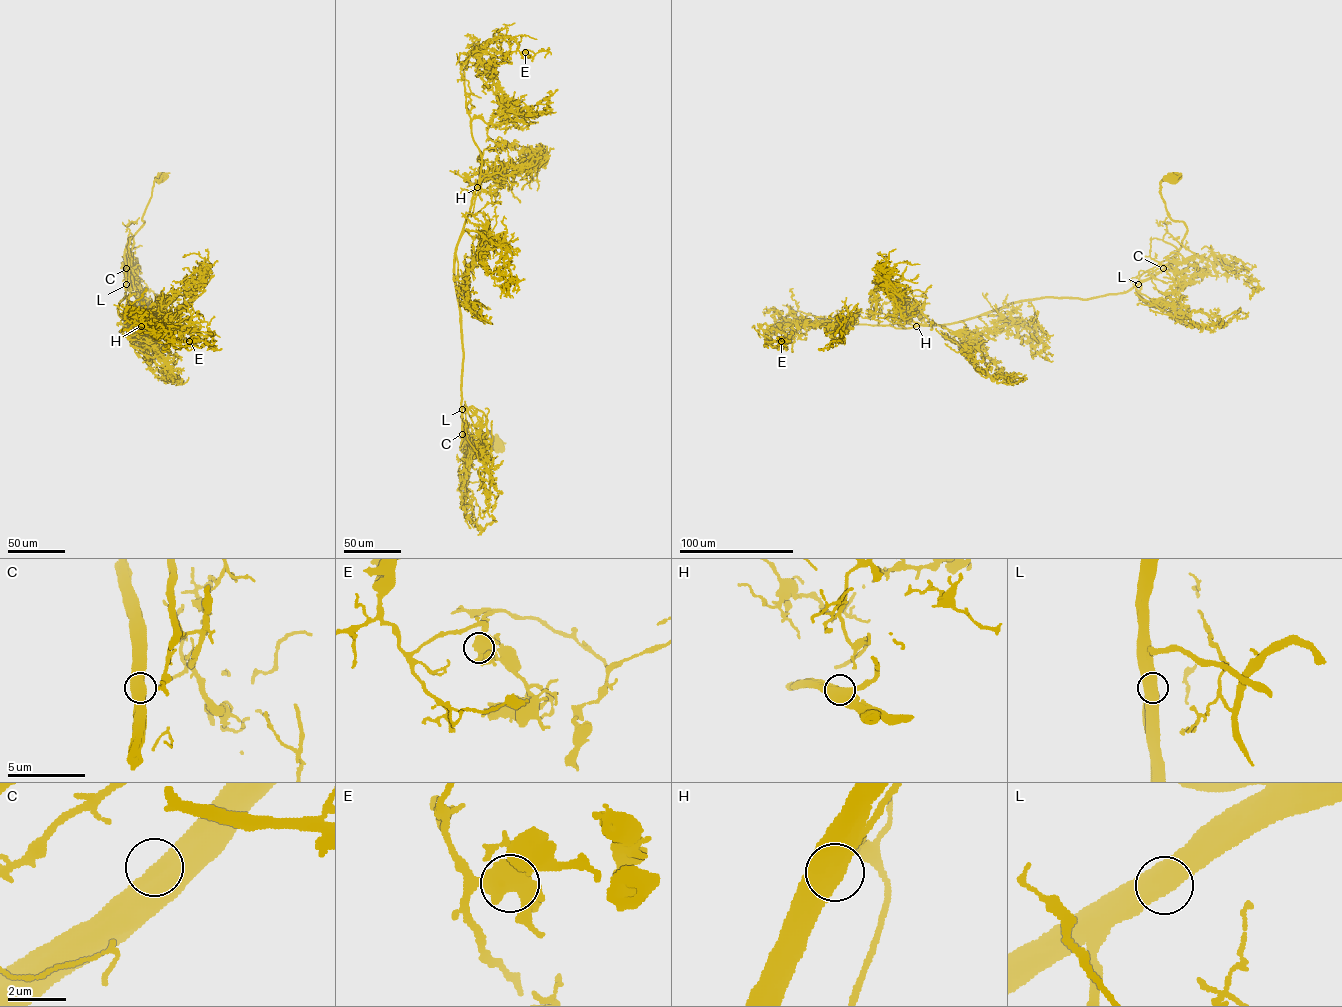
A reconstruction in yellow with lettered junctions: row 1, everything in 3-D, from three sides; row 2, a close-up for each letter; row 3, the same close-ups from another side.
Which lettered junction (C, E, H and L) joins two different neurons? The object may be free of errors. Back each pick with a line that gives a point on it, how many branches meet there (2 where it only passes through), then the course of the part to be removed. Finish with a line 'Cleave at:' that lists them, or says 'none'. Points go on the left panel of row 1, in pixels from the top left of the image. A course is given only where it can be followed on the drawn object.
Cleave at: none

